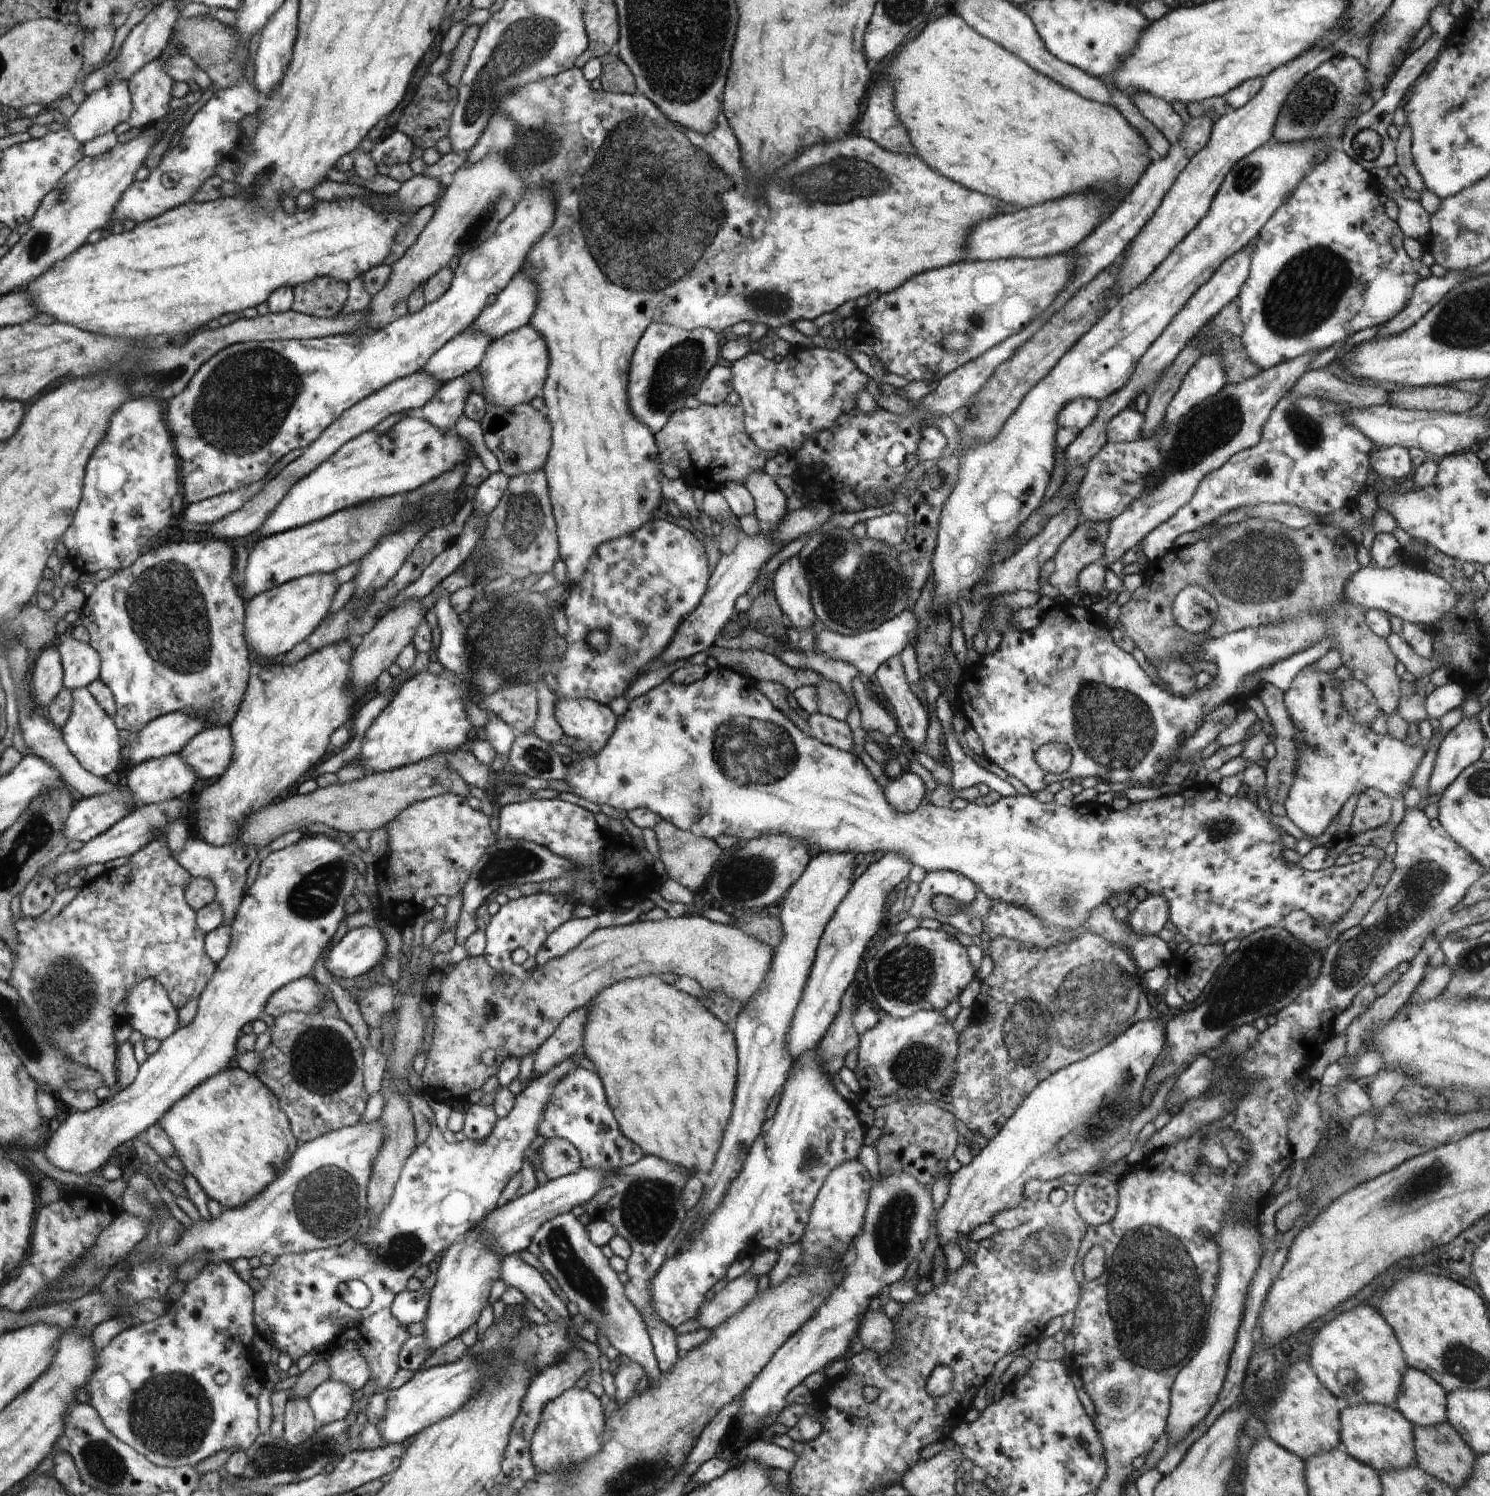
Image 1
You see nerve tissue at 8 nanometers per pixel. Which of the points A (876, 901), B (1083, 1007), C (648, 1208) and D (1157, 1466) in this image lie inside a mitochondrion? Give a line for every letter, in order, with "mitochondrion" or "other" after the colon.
A: other
B: mitochondrion
C: mitochondrion
D: other

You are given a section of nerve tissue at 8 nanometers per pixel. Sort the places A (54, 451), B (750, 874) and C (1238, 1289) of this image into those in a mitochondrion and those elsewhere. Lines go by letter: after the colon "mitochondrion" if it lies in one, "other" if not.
A: other
B: mitochondrion
C: other

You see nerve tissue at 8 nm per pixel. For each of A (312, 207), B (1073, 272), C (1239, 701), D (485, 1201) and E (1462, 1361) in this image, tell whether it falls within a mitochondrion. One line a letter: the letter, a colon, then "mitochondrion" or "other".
A: other
B: other
C: other
D: other
E: mitochondrion

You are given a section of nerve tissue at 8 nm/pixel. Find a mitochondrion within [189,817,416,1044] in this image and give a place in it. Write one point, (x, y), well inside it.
(313, 897)

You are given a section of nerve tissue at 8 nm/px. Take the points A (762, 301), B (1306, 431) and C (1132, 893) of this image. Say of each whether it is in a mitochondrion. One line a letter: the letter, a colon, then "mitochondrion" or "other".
A: mitochondrion
B: mitochondrion
C: other

